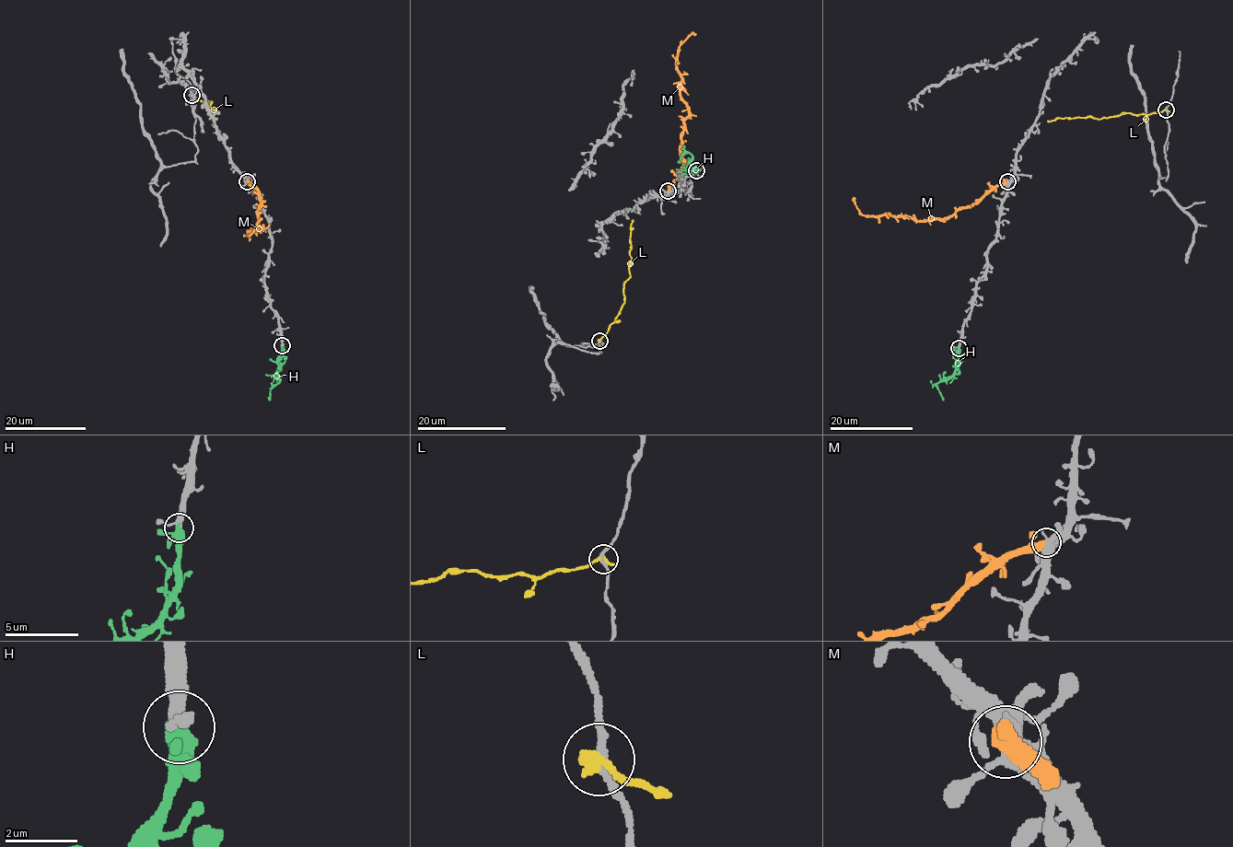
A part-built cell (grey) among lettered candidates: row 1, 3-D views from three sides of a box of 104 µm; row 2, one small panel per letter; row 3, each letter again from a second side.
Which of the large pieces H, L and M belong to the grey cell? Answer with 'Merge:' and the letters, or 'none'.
Merge: H

